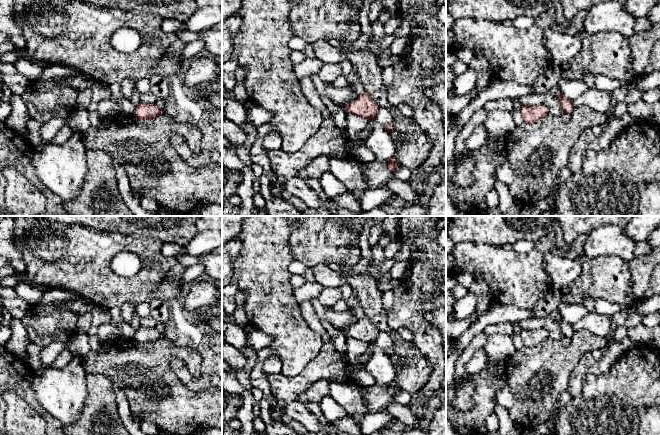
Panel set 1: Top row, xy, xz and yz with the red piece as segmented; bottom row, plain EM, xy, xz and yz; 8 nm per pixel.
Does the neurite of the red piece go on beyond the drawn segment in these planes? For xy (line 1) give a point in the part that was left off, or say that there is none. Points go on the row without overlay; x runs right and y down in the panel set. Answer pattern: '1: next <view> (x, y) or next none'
1: next none

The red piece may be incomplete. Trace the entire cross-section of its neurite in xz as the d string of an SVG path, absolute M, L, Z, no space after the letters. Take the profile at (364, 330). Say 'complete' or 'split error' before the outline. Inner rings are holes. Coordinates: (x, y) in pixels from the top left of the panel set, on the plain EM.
complete; M367 315L359 319L355 325L351 325L346 329L346 336L366 342L370 346L379 334L379 330L373 325Z

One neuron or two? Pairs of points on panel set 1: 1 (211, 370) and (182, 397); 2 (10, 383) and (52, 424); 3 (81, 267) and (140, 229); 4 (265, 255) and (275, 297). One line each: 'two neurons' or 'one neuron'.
1: two neurons
2: one neuron
3: two neurons
4: one neuron

